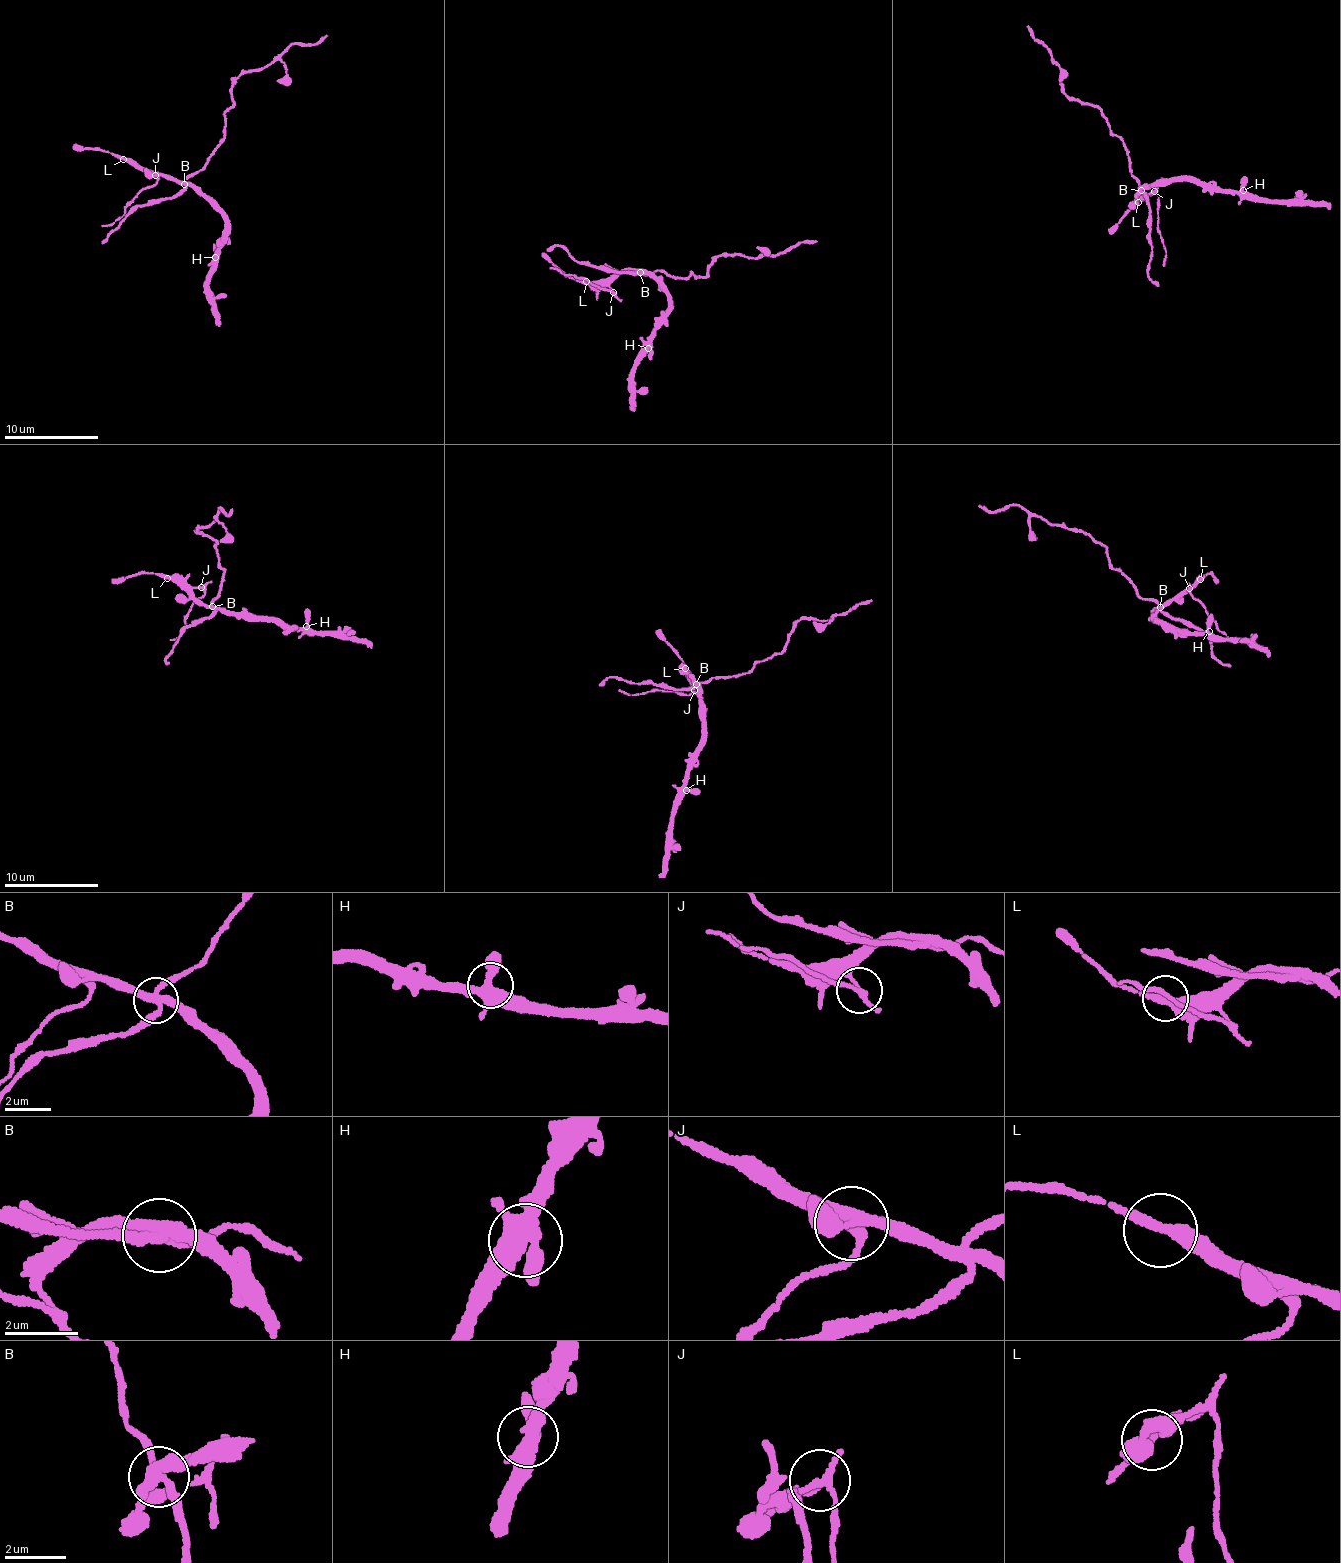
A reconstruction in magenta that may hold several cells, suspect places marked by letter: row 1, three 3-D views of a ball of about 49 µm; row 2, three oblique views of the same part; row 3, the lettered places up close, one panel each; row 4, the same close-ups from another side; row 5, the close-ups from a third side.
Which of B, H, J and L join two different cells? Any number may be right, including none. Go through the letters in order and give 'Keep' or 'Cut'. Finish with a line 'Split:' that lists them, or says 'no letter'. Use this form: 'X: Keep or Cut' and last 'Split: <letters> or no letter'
B: Cut
H: Keep
J: Cut
L: Keep
Split: B, J

